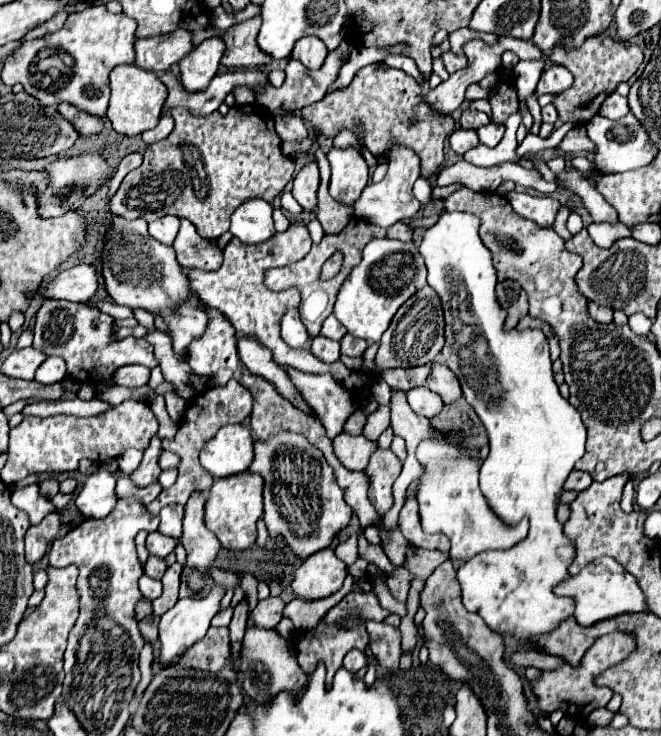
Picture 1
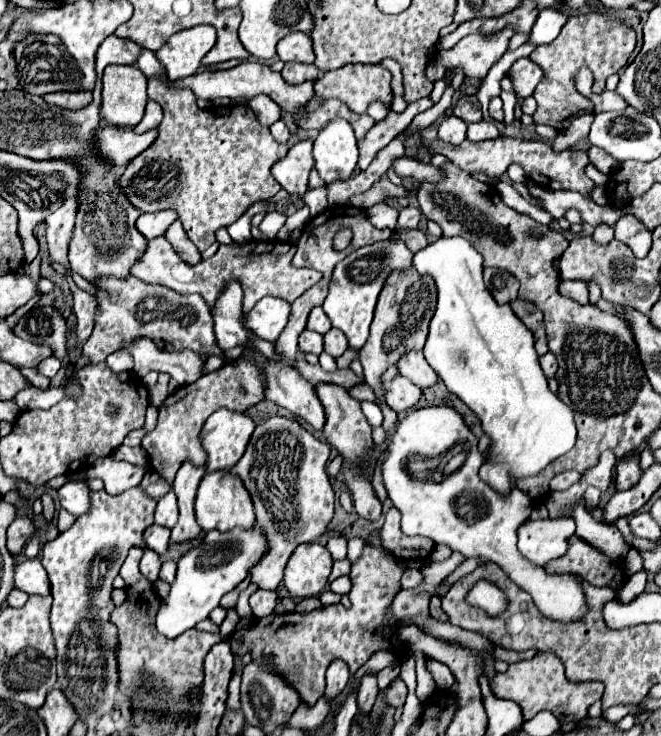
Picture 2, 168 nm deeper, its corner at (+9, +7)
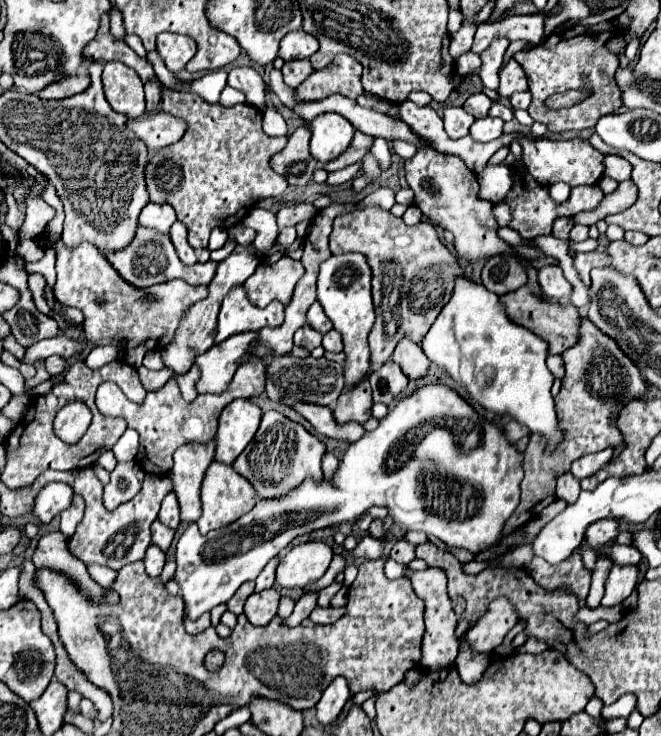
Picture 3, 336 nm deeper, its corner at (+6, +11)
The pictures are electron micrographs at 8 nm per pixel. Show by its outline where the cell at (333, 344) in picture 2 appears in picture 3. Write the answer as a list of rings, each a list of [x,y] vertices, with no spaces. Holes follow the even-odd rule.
[[[332,328],[328,334],[324,334],[324,342],[322,342],[322,346],[324,346],[324,350],[328,350],[328,352],[342,352],[344,344],[342,344],[342,336],[340,336],[340,332]]]

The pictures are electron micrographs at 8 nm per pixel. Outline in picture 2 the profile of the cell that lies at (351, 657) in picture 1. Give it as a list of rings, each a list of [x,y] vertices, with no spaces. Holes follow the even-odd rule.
[[[333,660],[331,666],[327,668],[327,688],[325,688],[325,698],[335,700],[345,686],[349,684],[349,668],[343,664],[343,660]]]

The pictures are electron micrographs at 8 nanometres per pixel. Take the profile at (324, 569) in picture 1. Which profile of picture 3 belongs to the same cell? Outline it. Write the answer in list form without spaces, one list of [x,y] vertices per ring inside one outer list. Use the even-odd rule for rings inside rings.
[[[310,540],[288,550],[278,568],[276,582],[282,588],[304,588],[324,576],[332,560],[332,548],[326,542]]]

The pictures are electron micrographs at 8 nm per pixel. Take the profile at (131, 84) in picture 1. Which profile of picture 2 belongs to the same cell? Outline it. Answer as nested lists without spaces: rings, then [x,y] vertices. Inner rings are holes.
[[[107,66],[103,72],[101,114],[107,124],[135,128],[147,104],[147,76],[135,66]]]

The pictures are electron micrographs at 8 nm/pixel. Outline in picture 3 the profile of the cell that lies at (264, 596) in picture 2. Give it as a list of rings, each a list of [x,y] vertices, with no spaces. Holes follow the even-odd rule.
[[[274,588],[264,590],[264,592],[254,592],[246,600],[244,614],[248,616],[248,620],[252,624],[264,626],[264,624],[268,624],[276,616],[276,612],[278,612],[278,600],[280,600],[280,594]]]

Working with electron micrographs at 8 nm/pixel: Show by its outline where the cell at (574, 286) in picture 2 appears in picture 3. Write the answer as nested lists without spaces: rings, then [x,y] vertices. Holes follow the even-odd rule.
[[[544,266],[538,272],[538,280],[542,286],[544,296],[556,298],[556,300],[568,300],[572,294],[572,284],[564,278],[560,266]]]

